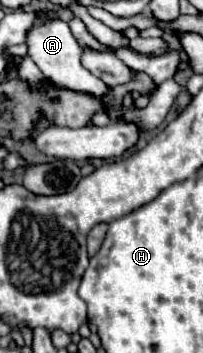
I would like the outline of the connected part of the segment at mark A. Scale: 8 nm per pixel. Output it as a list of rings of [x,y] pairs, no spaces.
[[[60,19],[40,21],[28,31],[28,55],[30,55],[30,59],[40,67],[40,71],[56,87],[62,87],[62,89],[68,89],[68,91],[76,91],[76,93],[86,93],[86,95],[92,95],[96,99],[104,99],[110,93],[110,87],[102,79],[96,79],[88,69],[82,67],[80,55],[84,51],[86,49],[80,47],[80,43],[76,43],[68,23],[64,23]]]

